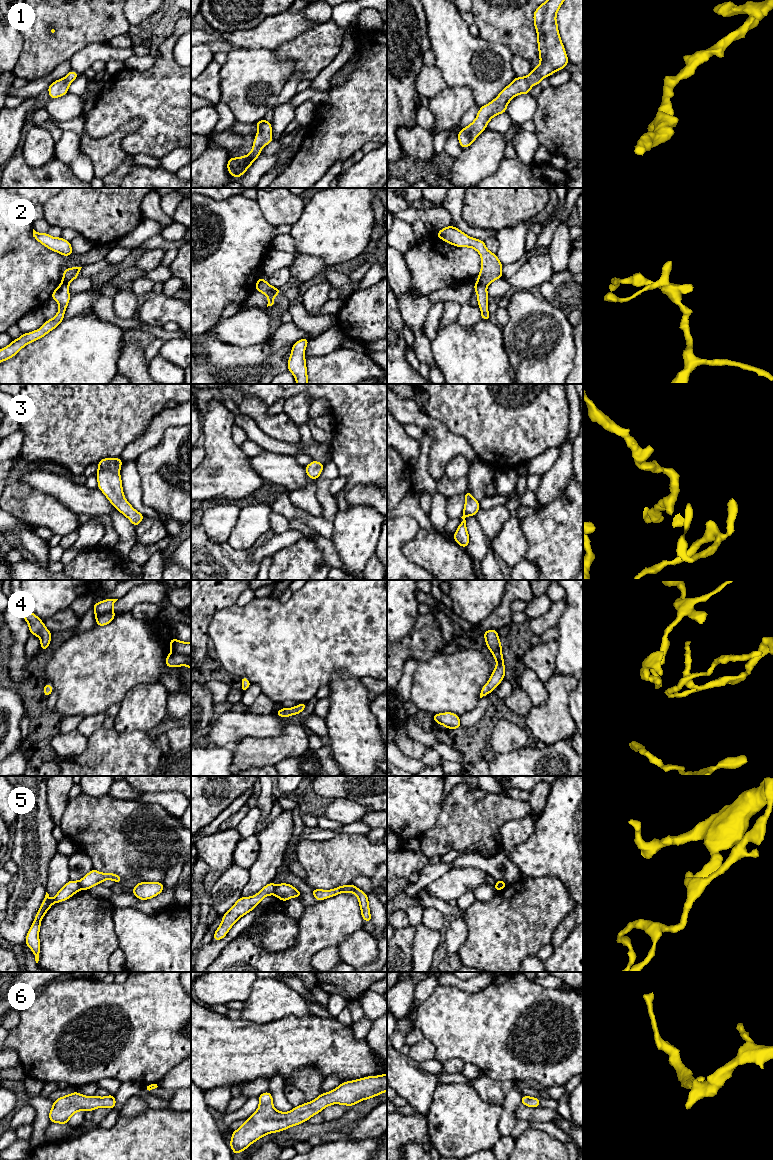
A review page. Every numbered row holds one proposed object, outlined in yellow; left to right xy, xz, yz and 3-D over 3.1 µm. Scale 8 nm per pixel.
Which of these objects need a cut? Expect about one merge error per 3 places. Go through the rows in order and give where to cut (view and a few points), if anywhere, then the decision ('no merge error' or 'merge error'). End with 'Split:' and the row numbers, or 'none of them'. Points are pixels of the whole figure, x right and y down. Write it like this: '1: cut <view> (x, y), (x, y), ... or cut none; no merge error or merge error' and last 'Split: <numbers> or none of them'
1: cut none; no merge error
2: cut yz (477, 281), (486, 286); merge error
3: cut none; no merge error
4: cut none; no merge error
5: cut xz (276, 885), (273, 893); merge error
6: cut none; no merge error
Split: 2, 5

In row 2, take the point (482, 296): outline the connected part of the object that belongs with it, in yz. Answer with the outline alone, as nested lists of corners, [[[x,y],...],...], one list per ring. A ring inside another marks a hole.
[[[476,282],[473,287],[475,289],[475,292],[477,293],[478,306],[481,310],[481,319],[490,320],[490,315],[488,312],[489,295],[487,293],[487,286],[480,282]]]

